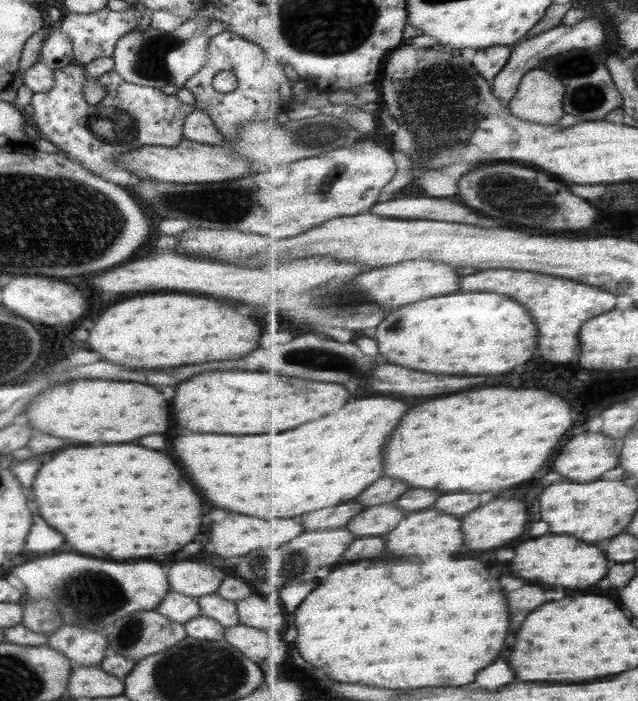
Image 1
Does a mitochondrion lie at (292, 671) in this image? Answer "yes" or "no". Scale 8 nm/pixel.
no

